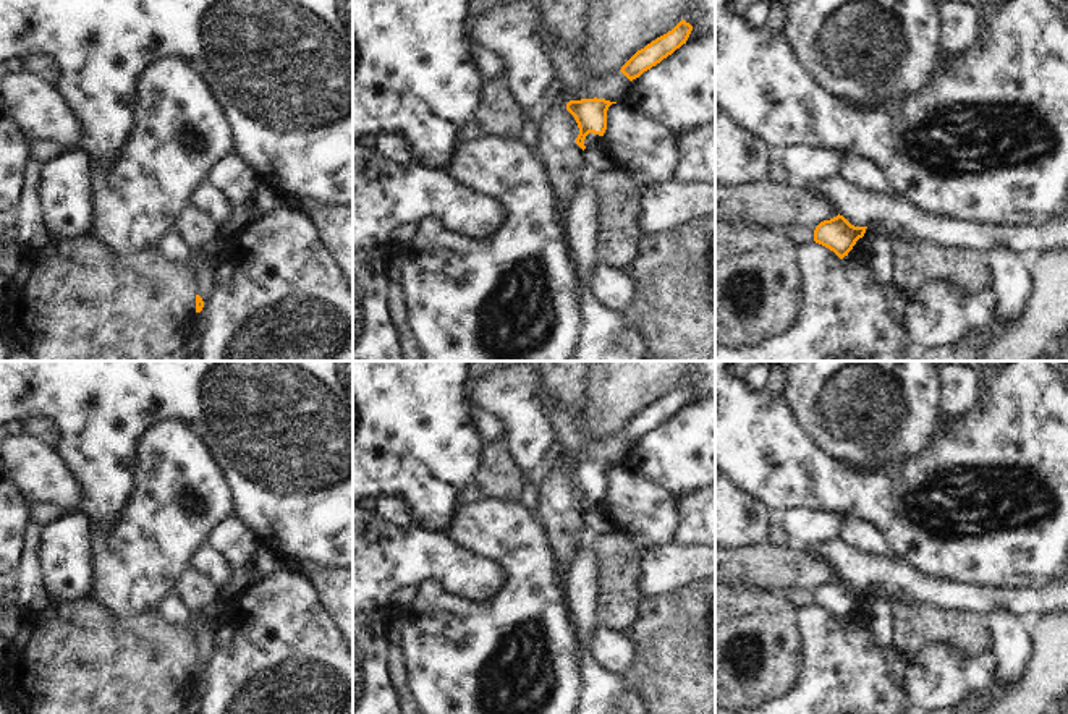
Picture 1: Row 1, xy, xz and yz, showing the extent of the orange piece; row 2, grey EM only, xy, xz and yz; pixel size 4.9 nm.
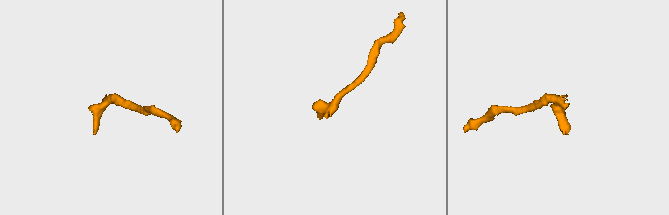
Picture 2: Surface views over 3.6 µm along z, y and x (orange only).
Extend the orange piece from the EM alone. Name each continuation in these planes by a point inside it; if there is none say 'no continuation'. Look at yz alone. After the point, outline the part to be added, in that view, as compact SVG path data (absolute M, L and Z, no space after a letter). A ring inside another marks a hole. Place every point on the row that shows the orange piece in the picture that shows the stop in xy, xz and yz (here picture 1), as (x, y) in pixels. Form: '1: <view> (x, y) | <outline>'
1: yz (860, 208) | M832 176L829 180L817 181L816 185L820 188L822 194L832 201L832 206L837 209L837 212L854 227L882 223L884 227L895 228L913 240L942 246L976 248L985 254L989 254L989 251L995 246L1008 246L1018 254L1024 254L1031 249L1040 251L1044 254L1068 251L1068 212L1057 223L1044 230L1015 225L979 225L960 222L950 217L932 217L898 194L867 193L845 181L841 176Z

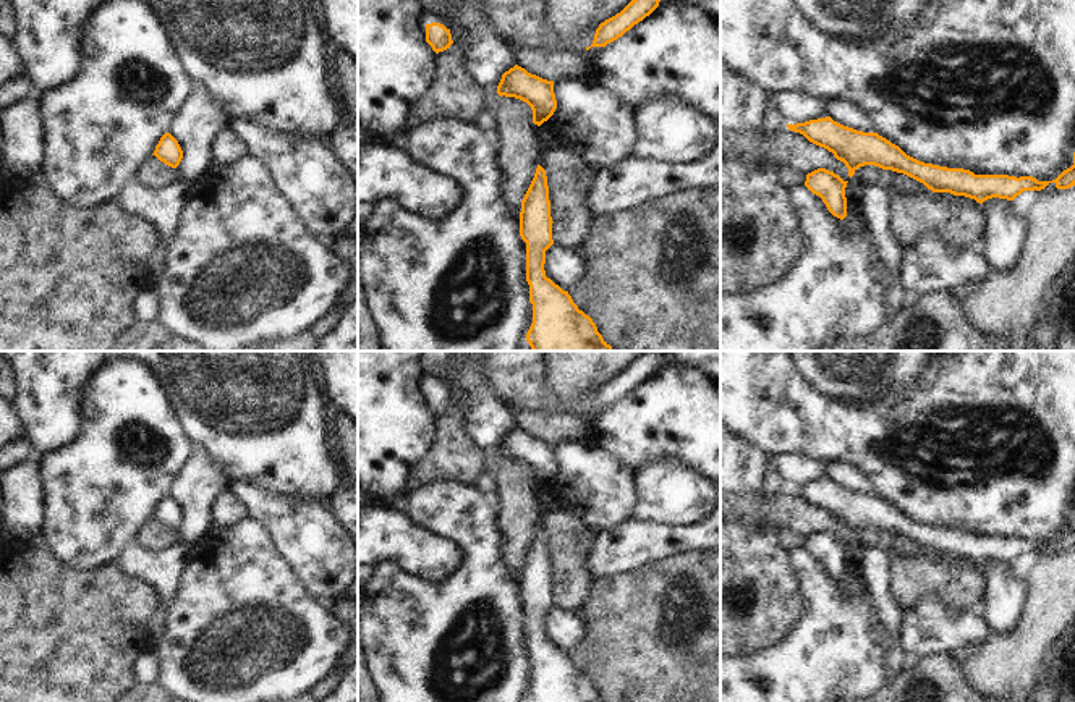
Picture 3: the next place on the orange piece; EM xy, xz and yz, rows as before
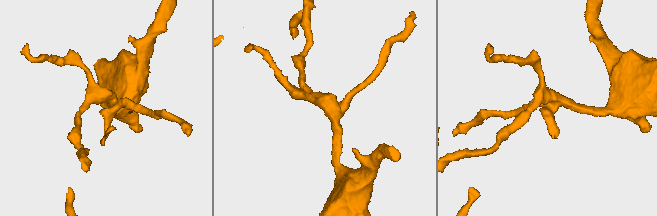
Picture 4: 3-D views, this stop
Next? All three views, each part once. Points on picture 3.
no continuation

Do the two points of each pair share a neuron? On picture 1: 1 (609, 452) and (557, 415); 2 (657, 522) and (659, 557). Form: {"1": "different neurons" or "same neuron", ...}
{"1": "same neuron", "2": "different neurons"}

